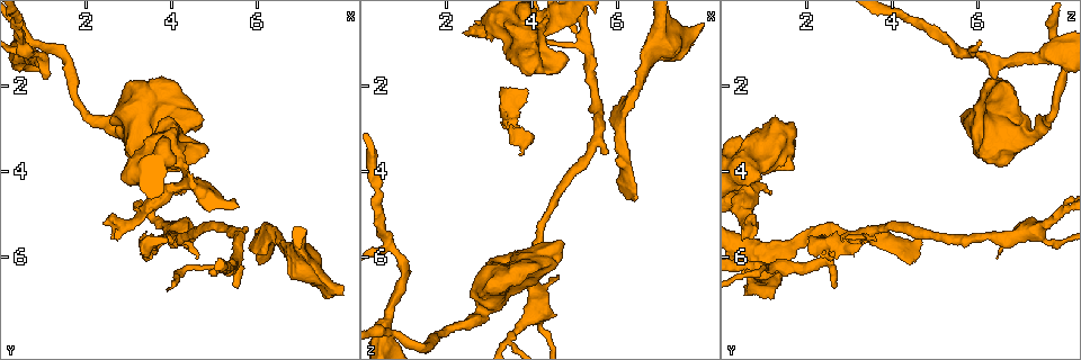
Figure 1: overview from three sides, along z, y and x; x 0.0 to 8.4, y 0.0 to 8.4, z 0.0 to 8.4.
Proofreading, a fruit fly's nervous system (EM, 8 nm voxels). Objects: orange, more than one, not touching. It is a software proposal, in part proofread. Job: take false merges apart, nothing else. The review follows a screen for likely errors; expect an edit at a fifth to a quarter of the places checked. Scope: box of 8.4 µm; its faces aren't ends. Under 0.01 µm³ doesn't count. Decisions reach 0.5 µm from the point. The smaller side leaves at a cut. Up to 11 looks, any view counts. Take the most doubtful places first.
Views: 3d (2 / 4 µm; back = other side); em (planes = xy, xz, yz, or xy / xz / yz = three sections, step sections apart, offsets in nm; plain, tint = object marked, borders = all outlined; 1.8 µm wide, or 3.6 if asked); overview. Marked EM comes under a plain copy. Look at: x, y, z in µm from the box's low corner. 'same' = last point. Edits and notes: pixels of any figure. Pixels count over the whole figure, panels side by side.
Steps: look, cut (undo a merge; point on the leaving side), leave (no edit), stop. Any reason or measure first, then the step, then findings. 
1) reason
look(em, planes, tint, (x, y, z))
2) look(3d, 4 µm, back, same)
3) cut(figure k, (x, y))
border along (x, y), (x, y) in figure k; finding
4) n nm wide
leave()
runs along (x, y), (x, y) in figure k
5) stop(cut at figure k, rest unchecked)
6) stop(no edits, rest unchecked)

calibre changes
look(em, 3.6 µm, yz, step 16, borders, (7.05, 5.90, 0.80))

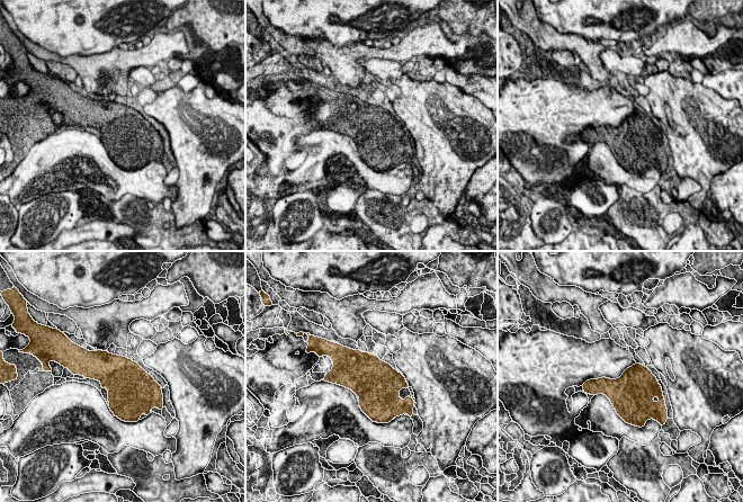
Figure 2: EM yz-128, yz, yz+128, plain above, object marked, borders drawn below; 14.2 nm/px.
300 nm wide
leave()
continuous, no second neuron

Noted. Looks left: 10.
thick turns thin
look(3d, 2 µm, (3.45, 5.75, 2.65))

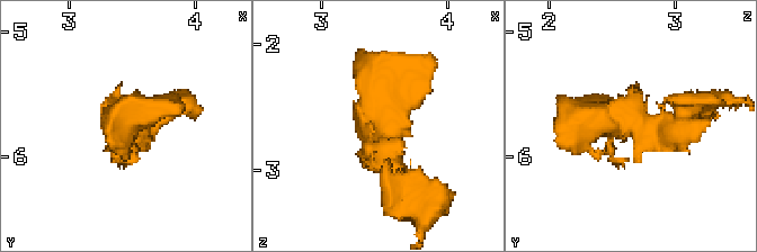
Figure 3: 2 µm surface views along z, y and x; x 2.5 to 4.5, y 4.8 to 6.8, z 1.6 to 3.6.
need the tissue
look(em, xy, step 16, tint, (3.48, 5.72, 2.60))

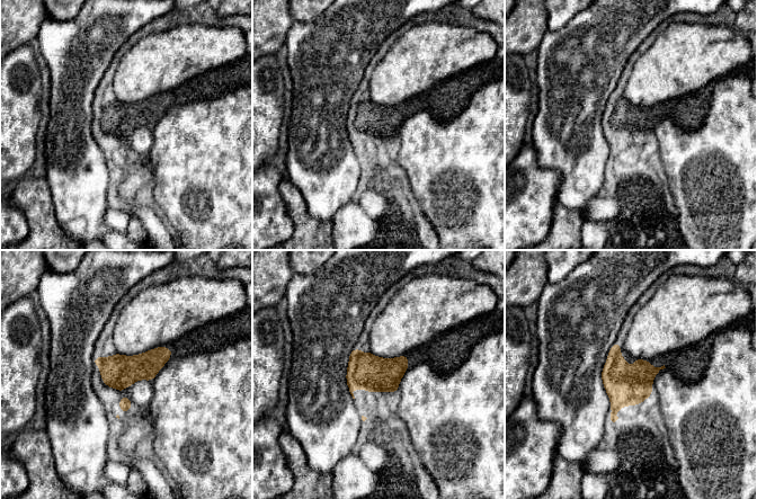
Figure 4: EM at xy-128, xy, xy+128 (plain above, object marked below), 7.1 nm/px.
another direction
look(em, planes, tint, same)

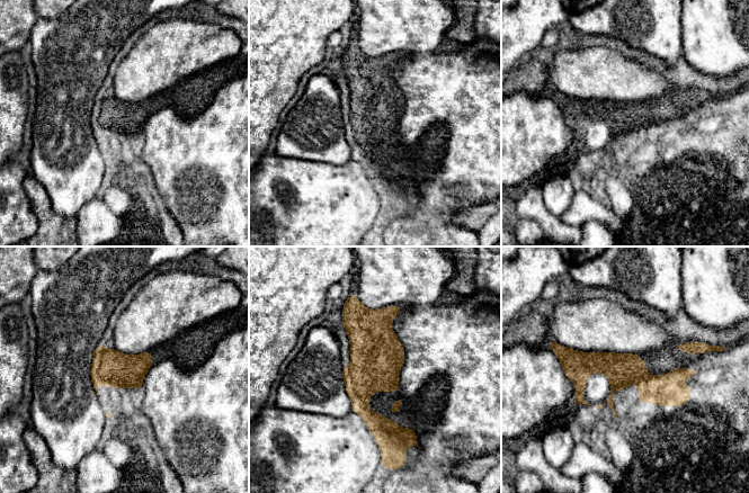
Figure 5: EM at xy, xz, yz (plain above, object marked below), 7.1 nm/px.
240 nm wide
leave()
runs along (562, 356), (688, 391) in figure 5; continuous, no second neuron

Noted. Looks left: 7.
four or more arms meet
look(em, 3.6 µm, planes, tint, (0.65, 1.20, 7.85))

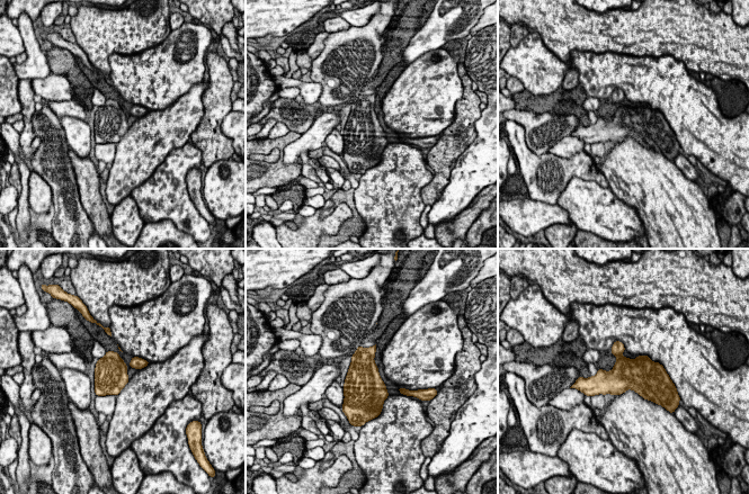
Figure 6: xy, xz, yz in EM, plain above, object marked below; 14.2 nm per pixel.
cut(figure 6, (625, 371))
border along (621, 355), (617, 358) in figure 6; two neurons meet here

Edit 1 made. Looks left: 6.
redraw
look(overview)

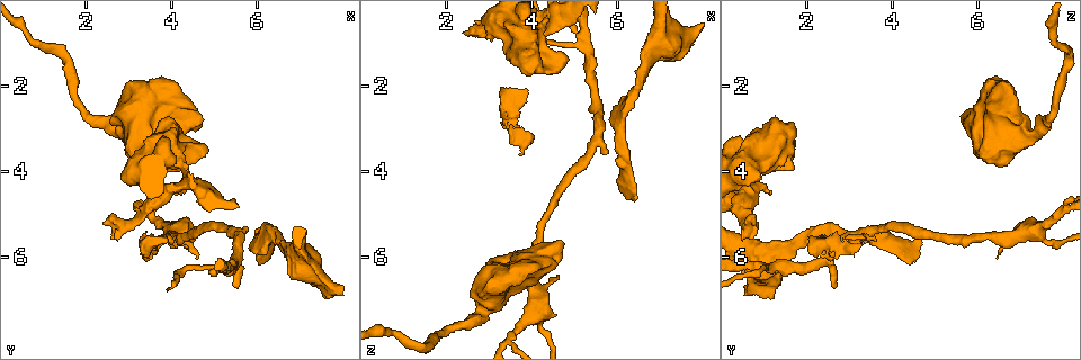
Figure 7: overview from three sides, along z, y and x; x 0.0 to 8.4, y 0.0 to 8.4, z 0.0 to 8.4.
a fork
look(em, planes, tint, (5.30, 6.30, 1.15))

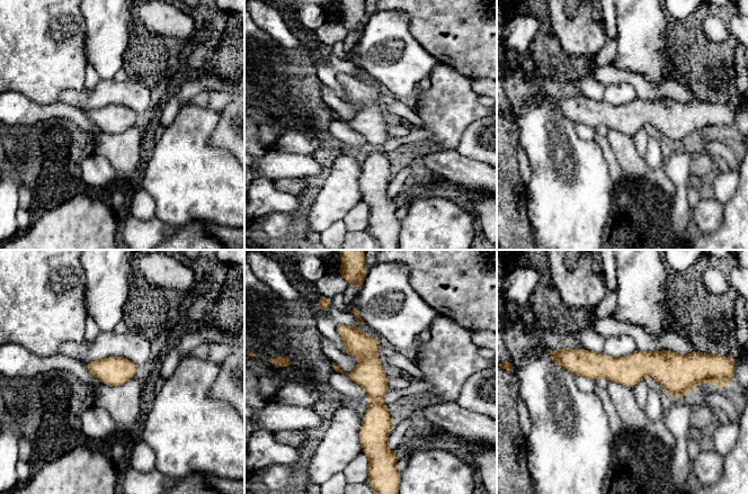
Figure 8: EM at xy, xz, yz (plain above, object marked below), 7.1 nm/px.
200 nm wide
leave()
runs along (558, 359), (607, 367), (691, 370) in figure 8; one neuron here

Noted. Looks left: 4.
three arms meet
look(3d, 4 µm, (3.75, 3.70, 0.80))

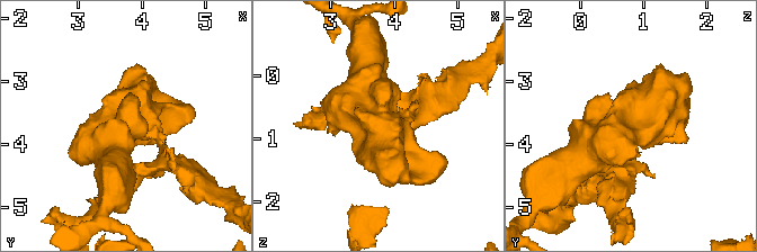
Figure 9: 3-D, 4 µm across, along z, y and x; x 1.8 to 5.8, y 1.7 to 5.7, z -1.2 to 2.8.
shape alone is not enough
look(em, 3.6 µm, xz, step 16, tint, (3.80, 3.65, 0.80))

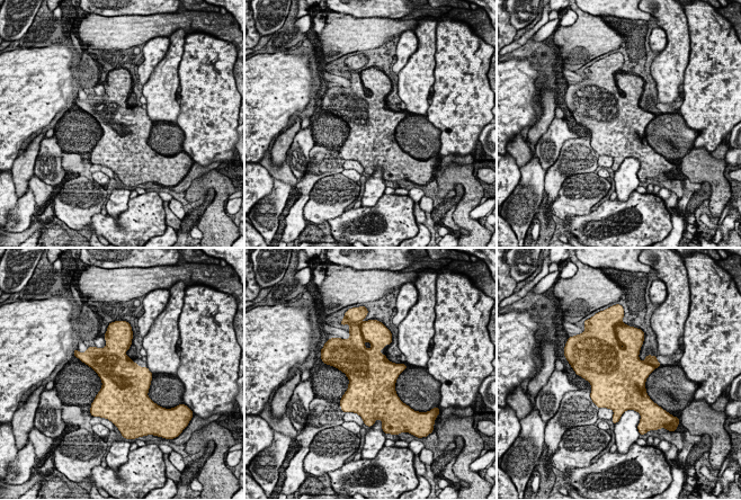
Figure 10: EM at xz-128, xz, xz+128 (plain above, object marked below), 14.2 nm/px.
cut(figure 10, (650, 359))
border along (644, 362), (655, 367) in figure 10; a second neuron is stuck on

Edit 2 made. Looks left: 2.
stop(cut at figure 6, cut at figure 10, rest unchecked)

